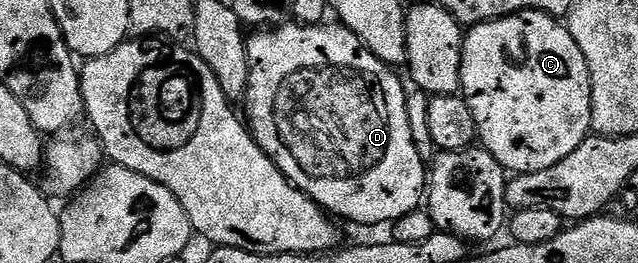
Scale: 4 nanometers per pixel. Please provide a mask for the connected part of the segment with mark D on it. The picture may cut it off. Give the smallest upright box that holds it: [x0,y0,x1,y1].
[242,23,426,225]

